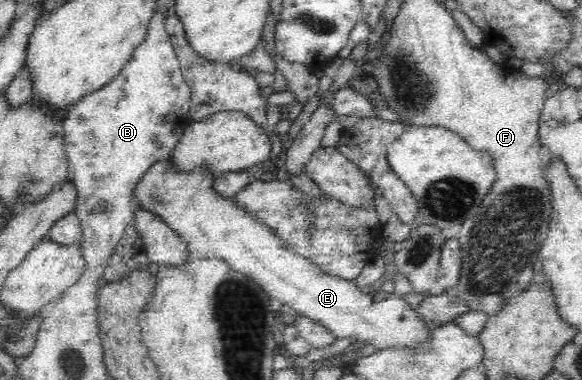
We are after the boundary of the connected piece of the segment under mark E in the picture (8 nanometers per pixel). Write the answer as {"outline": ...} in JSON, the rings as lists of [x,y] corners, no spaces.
{"outline":[[[171,157],[163,161],[157,161],[140,178],[136,191],[137,202],[145,206],[151,212],[157,214],[175,233],[186,243],[188,255],[193,257],[217,257],[229,263],[233,270],[258,282],[264,289],[267,297],[277,305],[287,305],[298,317],[306,317],[318,323],[336,339],[351,339],[359,341],[361,345],[373,347],[374,351],[385,351],[385,349],[419,349],[429,339],[433,329],[428,322],[423,320],[413,306],[409,305],[402,296],[389,294],[383,301],[375,301],[372,291],[363,293],[355,281],[349,281],[339,276],[327,273],[319,265],[316,265],[307,257],[295,254],[287,248],[287,244],[277,236],[273,228],[267,226],[261,218],[249,212],[241,202],[236,201],[236,196],[224,197],[216,191],[216,177],[208,165],[199,165],[188,172],[177,170]]]}

